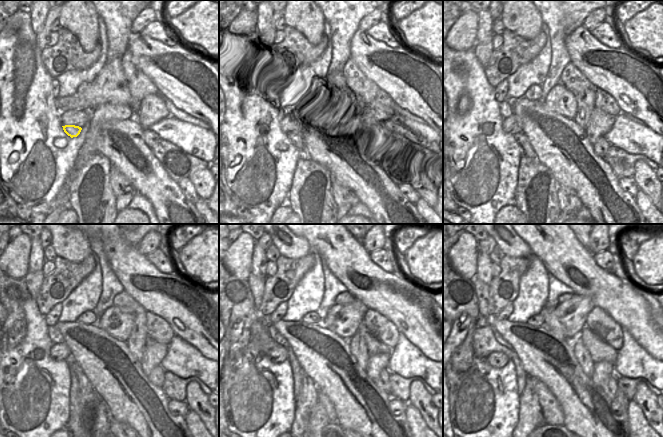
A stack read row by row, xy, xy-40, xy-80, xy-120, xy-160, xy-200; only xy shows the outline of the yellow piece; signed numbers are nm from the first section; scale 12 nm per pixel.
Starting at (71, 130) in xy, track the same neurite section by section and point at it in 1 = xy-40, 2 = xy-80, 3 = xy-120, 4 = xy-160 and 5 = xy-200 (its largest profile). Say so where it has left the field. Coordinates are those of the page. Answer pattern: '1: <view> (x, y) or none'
1: xy-40 (297, 137)
2: xy-80 (522, 140)
3: xy-120 (85, 387)
4: xy-160 (308, 398)
5: xy-200 (530, 414)

